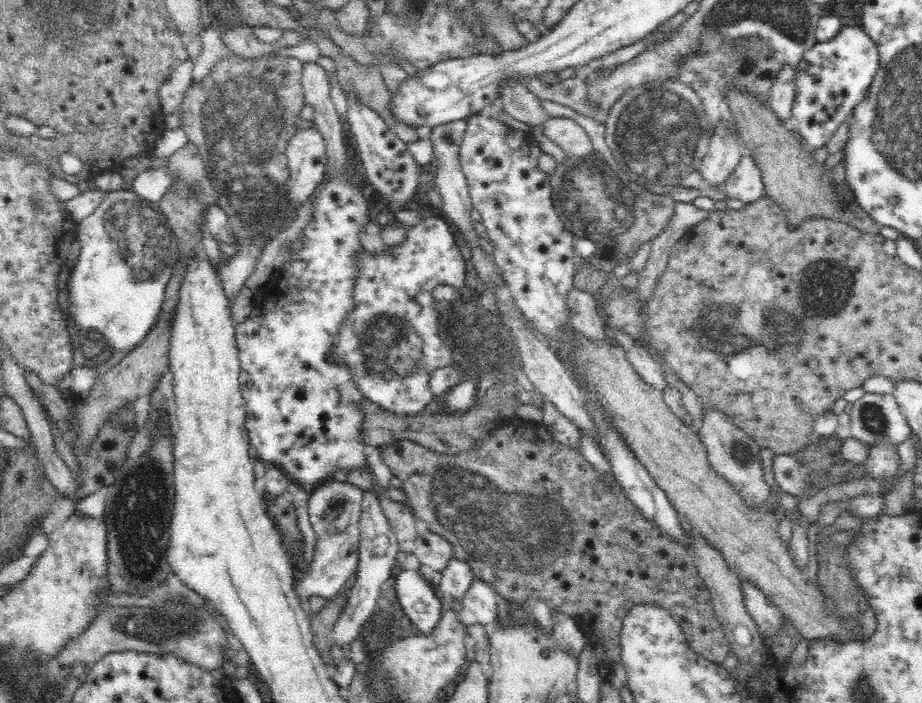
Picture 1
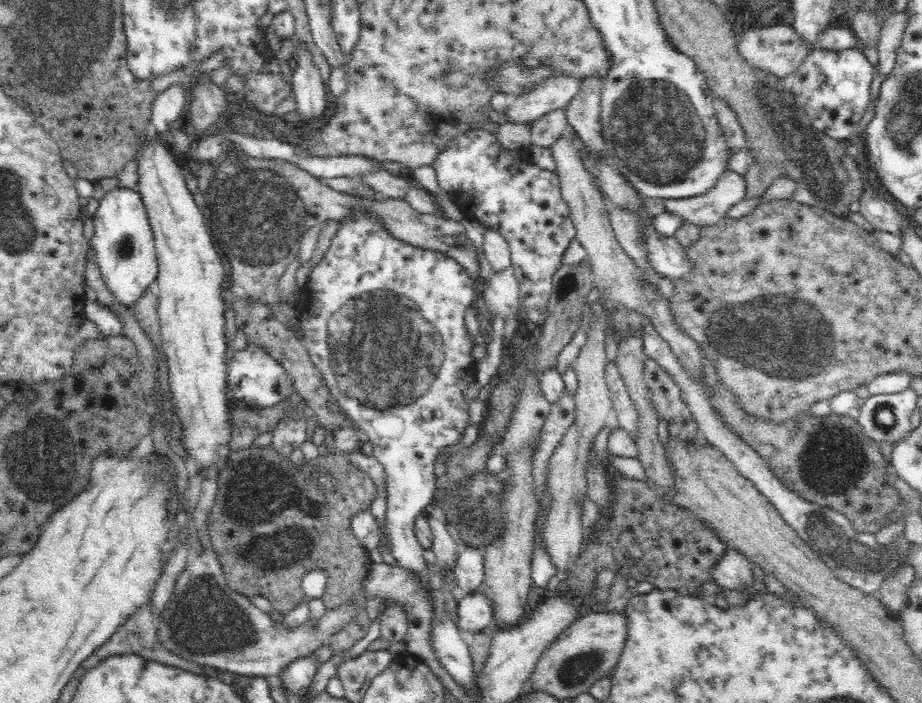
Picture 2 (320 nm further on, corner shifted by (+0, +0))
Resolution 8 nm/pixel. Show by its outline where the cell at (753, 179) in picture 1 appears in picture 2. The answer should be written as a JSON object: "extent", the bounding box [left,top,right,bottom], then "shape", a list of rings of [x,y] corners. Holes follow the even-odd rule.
{"extent":[663,170,746,227],"shape":[[[728,170],[706,194],[690,198],[663,199],[665,210],[681,216],[698,227],[718,224],[726,212],[746,198],[746,180],[742,175]]]}

